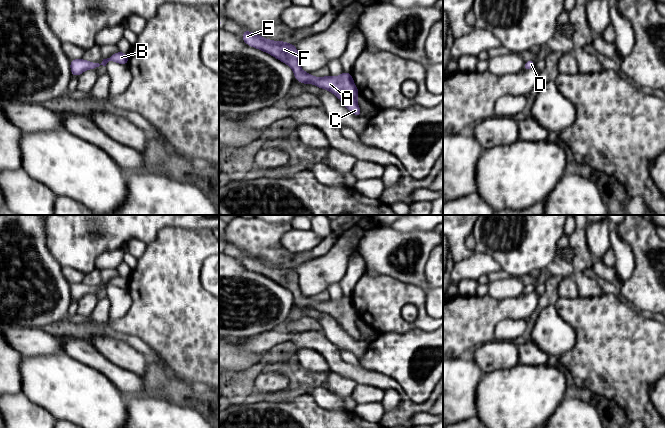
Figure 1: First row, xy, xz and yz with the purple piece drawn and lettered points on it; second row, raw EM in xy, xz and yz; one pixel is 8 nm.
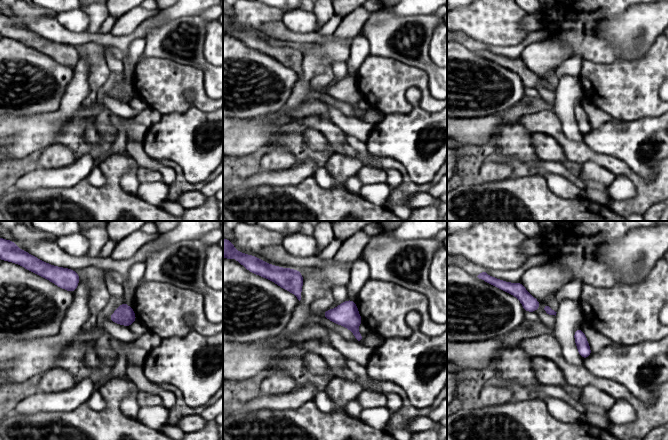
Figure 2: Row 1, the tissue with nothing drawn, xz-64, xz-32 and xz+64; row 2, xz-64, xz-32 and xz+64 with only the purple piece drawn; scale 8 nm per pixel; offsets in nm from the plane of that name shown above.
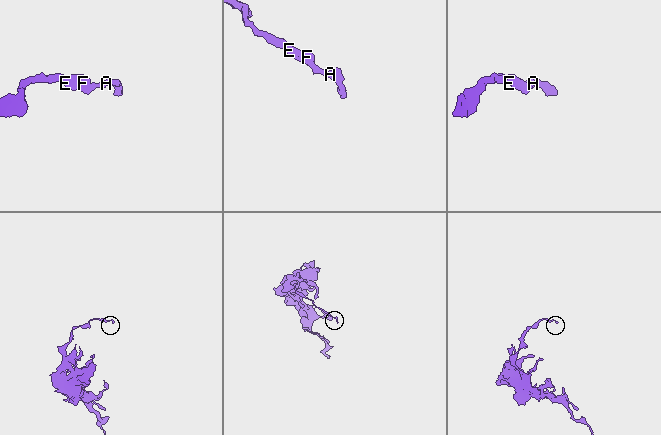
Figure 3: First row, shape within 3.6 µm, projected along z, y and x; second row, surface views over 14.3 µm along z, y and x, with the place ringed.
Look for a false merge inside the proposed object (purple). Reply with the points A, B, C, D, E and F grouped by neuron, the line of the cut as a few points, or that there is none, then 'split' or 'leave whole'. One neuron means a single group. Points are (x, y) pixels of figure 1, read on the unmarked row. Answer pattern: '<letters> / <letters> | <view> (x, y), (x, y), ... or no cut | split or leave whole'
A B C D E F | no cut | leave whole

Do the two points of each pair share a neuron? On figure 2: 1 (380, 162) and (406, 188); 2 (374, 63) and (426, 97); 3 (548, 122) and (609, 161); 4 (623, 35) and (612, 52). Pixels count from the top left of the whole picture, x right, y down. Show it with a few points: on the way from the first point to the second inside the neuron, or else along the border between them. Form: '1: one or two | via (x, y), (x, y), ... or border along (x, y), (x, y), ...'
1: one | via (390, 164), (396, 165), (406, 178)
2: one | via (388, 77), (412, 77), (418, 83)
3: one | via (561, 138), (574, 151), (593, 157)
4: two | border along (599, 30), (602, 37), (613, 45), (625, 59)

